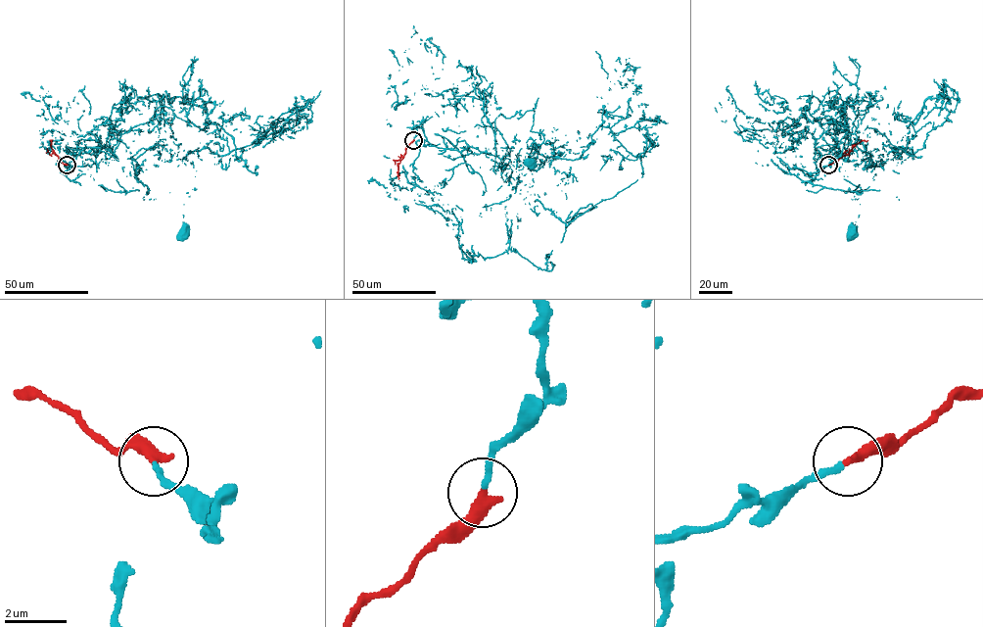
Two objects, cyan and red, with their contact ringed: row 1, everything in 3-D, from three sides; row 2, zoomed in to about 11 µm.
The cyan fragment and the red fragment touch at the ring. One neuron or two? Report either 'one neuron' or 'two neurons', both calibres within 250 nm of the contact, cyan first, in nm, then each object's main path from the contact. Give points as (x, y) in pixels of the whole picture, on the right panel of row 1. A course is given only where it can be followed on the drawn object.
one neuron | 180/400 nm | cyan via (828, 165), (816, 161), (840, 153), (835, 134), (848, 120), (836, 97), (860, 204), (850, 234) | red via (828, 165), (846, 155), (857, 144), (867, 140)

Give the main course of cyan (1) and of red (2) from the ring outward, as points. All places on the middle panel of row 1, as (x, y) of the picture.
1: (413, 139), (420, 127), (439, 148), (500, 159), (534, 142), (544, 165), (548, 157), (531, 171), (530, 162)
2: (413, 139), (397, 165), (398, 179)

